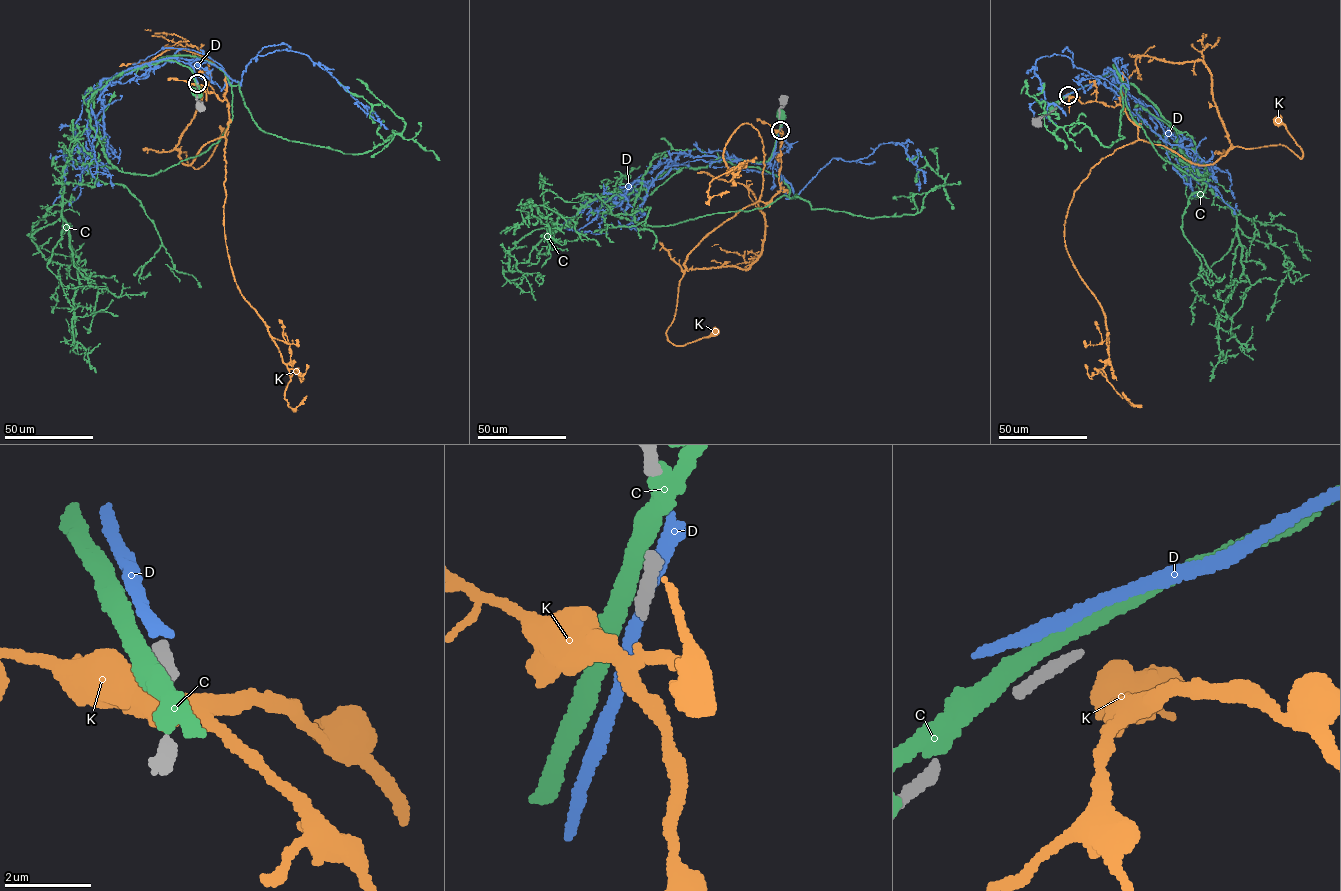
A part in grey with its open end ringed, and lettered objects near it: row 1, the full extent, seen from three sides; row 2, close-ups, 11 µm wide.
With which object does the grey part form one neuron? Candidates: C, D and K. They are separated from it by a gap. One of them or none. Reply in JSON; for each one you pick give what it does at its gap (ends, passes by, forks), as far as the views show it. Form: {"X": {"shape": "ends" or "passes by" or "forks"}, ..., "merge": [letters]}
{"merge": []}

